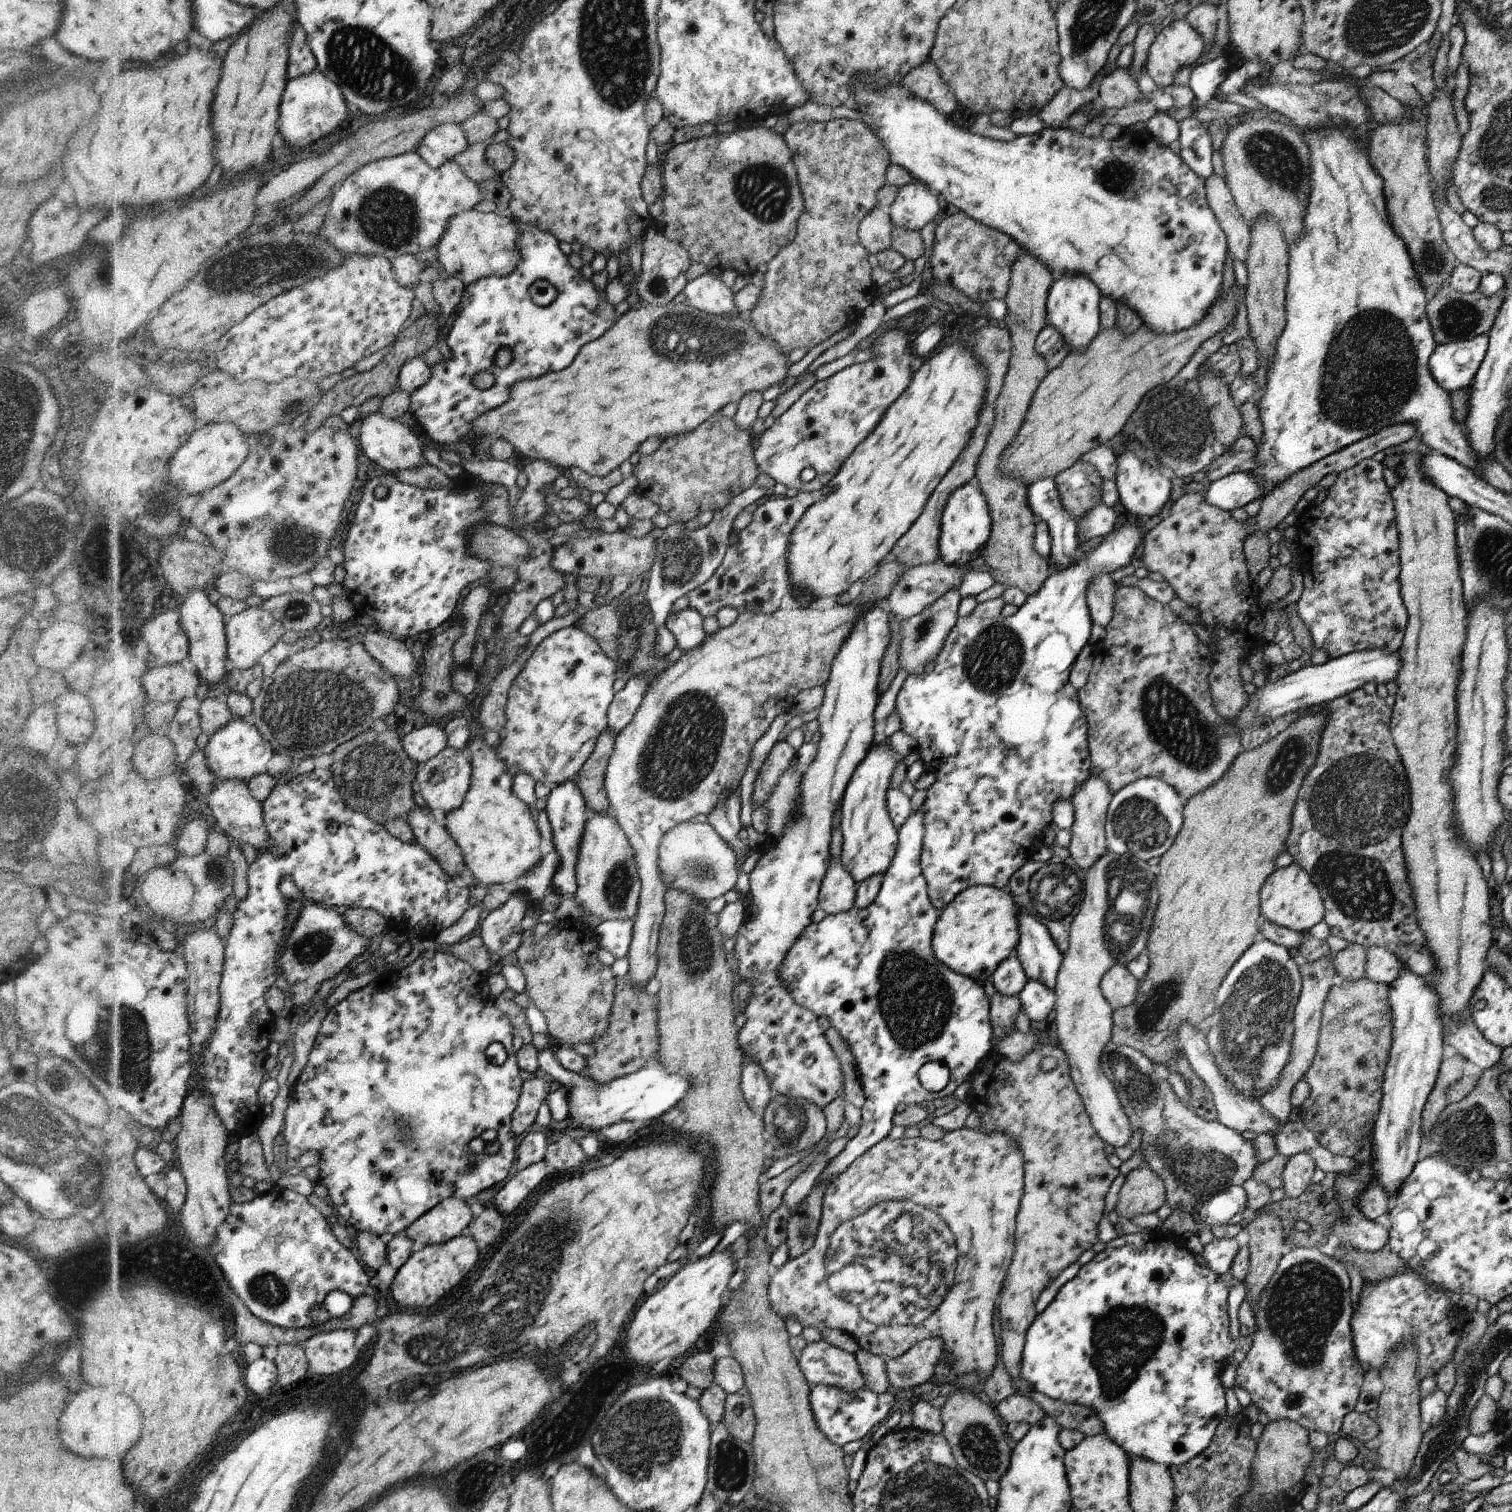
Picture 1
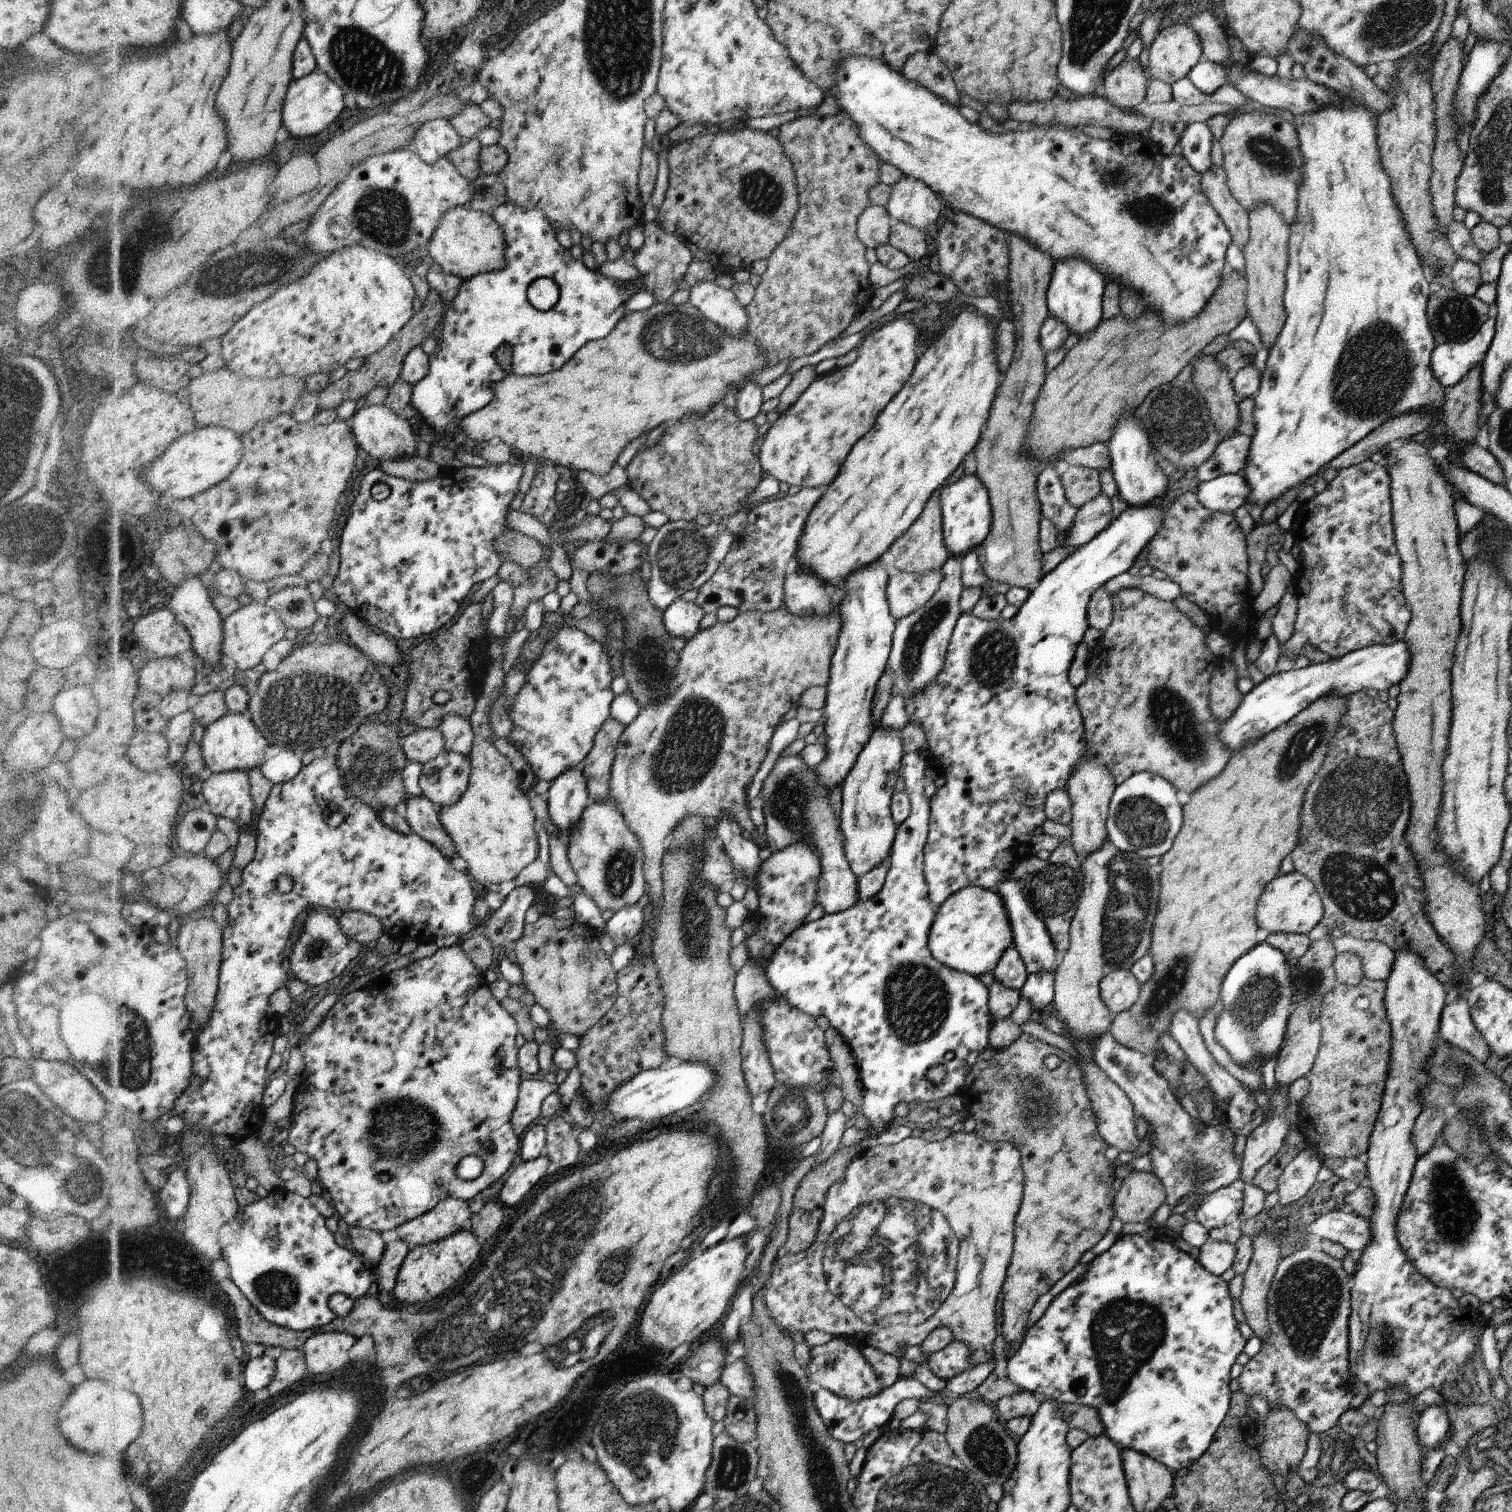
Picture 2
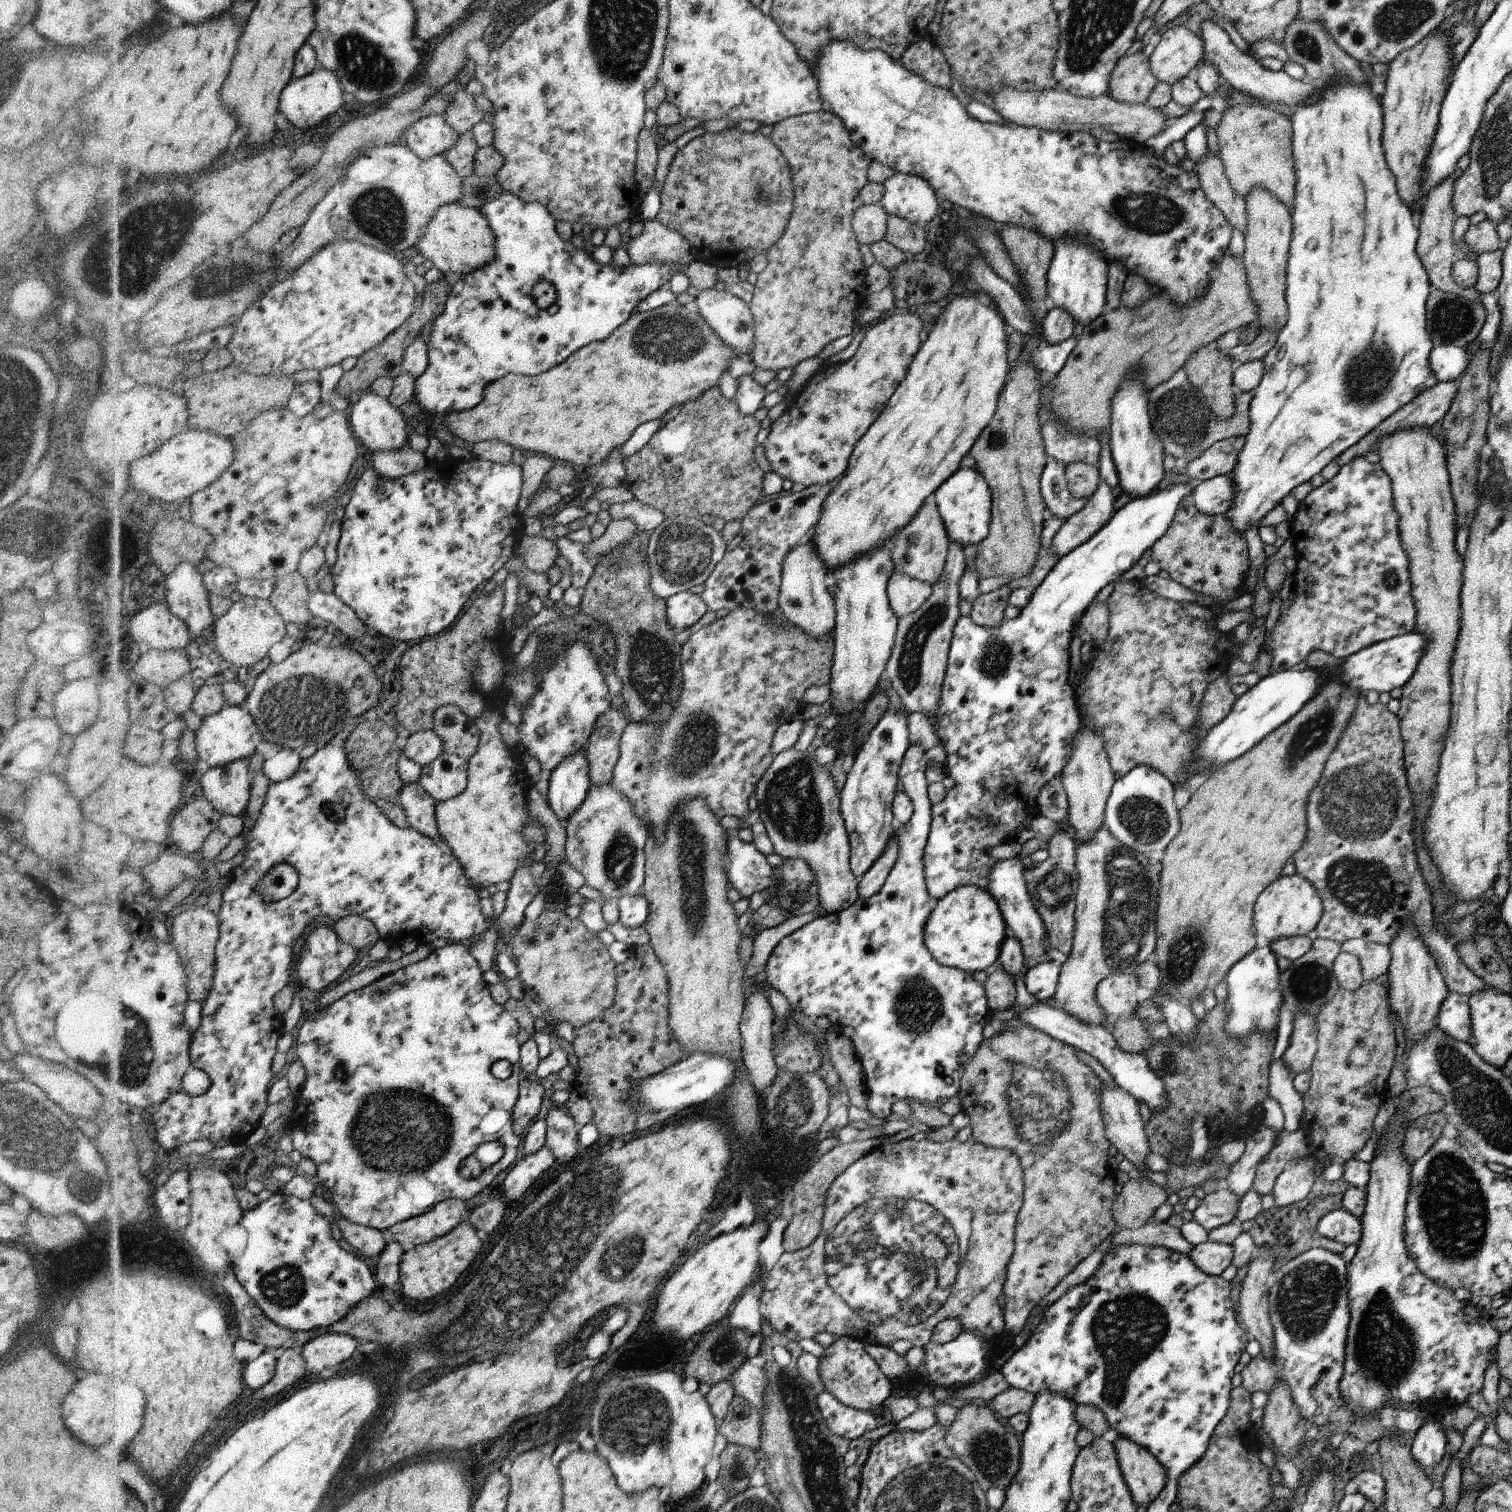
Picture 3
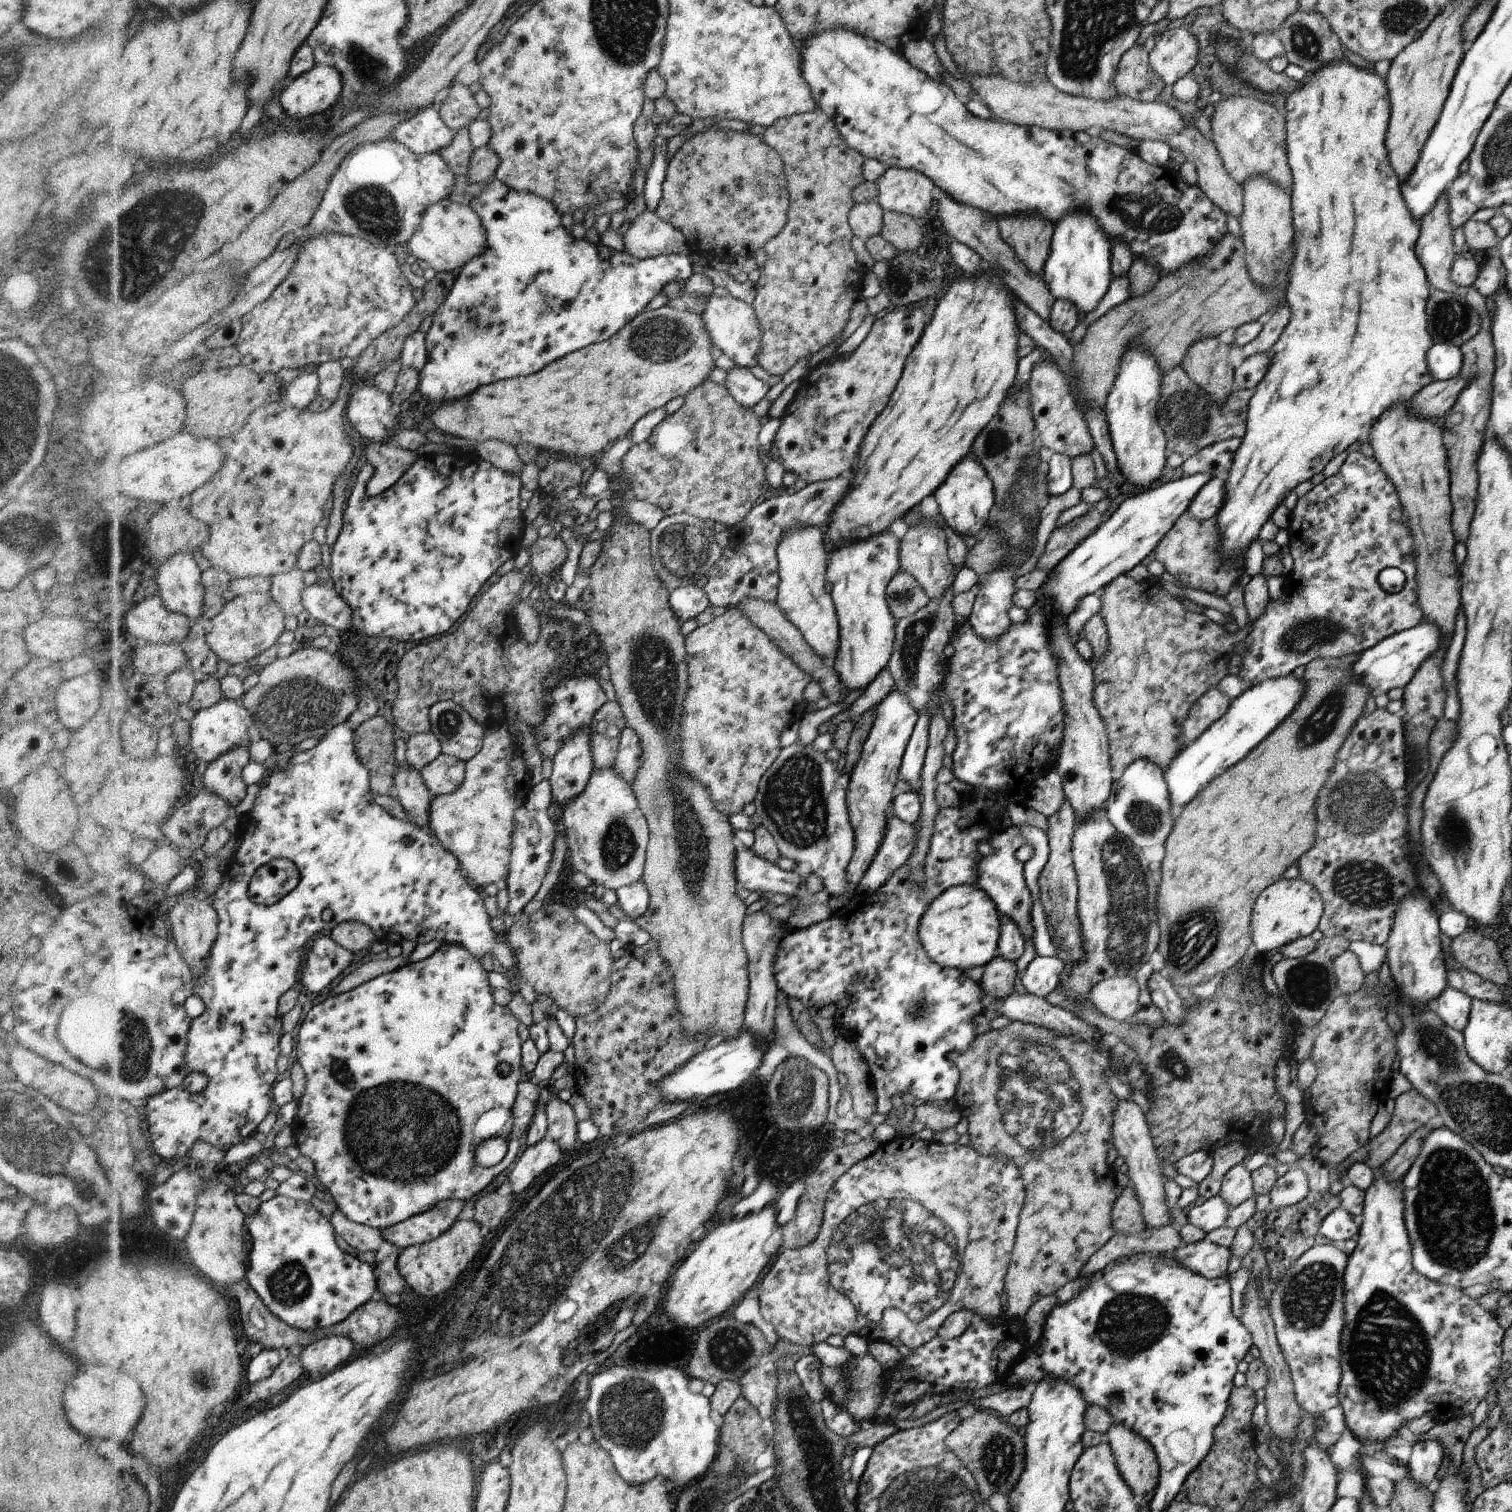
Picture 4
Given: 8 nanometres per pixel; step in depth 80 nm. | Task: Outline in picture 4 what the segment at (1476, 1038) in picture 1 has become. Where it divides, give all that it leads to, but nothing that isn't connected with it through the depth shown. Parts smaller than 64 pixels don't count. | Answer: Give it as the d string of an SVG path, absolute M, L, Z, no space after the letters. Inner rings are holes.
M1447 986L1442 994L1429 1004L1429 1008L1444 1024L1463 1032L1469 1021L1471 1002L1472 999L1465 992Z

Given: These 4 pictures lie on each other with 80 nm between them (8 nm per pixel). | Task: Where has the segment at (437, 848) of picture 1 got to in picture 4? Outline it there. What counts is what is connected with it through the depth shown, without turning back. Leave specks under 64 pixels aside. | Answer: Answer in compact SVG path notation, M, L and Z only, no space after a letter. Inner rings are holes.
M410 766L408 769L399 768L394 782L393 795L398 799L398 802L404 807L409 816L414 818L415 824L419 827L430 827L428 812L430 810L432 793L424 783L421 772Z

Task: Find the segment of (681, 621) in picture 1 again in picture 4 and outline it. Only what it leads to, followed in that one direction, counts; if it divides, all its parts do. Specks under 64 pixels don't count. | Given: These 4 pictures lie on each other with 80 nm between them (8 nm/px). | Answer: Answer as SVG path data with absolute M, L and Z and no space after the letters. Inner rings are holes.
M696 585L678 587L669 594L669 605L677 619L683 623L696 618L710 606L708 597L702 588Z

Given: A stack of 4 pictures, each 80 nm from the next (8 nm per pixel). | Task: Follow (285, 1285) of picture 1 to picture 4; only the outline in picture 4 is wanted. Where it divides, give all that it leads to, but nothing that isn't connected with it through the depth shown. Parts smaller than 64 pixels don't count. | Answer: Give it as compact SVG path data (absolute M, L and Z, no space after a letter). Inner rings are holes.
M277 1194L273 1199L264 1201L260 1210L254 1216L247 1217L247 1228L254 1241L254 1248L251 1248L250 1266L248 1266L248 1280L250 1280L252 1288L256 1290L262 1297L262 1300L270 1307L270 1310L290 1326L303 1331L323 1330L326 1327L336 1326L348 1319L353 1312L358 1310L358 1307L368 1303L368 1300L372 1298L372 1294L376 1292L376 1282L374 1282L374 1276L372 1276L374 1270L372 1270L370 1263L364 1264L364 1262L360 1262L358 1256L340 1248L338 1236L336 1236L337 1228L334 1226L333 1221L328 1220L320 1210L316 1210L316 1206L311 1201L296 1200L292 1197Z

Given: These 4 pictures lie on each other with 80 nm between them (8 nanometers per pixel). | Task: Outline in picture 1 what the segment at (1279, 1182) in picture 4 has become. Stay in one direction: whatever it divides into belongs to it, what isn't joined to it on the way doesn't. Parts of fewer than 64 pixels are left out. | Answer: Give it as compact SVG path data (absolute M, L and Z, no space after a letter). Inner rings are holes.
M1302 1152L1291 1156L1282 1172L1282 1189L1284 1198L1302 1196L1312 1184L1312 1178L1317 1166L1310 1153Z

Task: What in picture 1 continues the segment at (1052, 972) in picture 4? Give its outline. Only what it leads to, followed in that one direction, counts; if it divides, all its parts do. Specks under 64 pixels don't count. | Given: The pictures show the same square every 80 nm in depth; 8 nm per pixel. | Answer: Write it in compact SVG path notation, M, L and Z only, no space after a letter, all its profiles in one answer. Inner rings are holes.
M1029 980L1017 996L1024 1014L1036 1027L1048 1026L1054 1013L1055 993L1041 982Z

